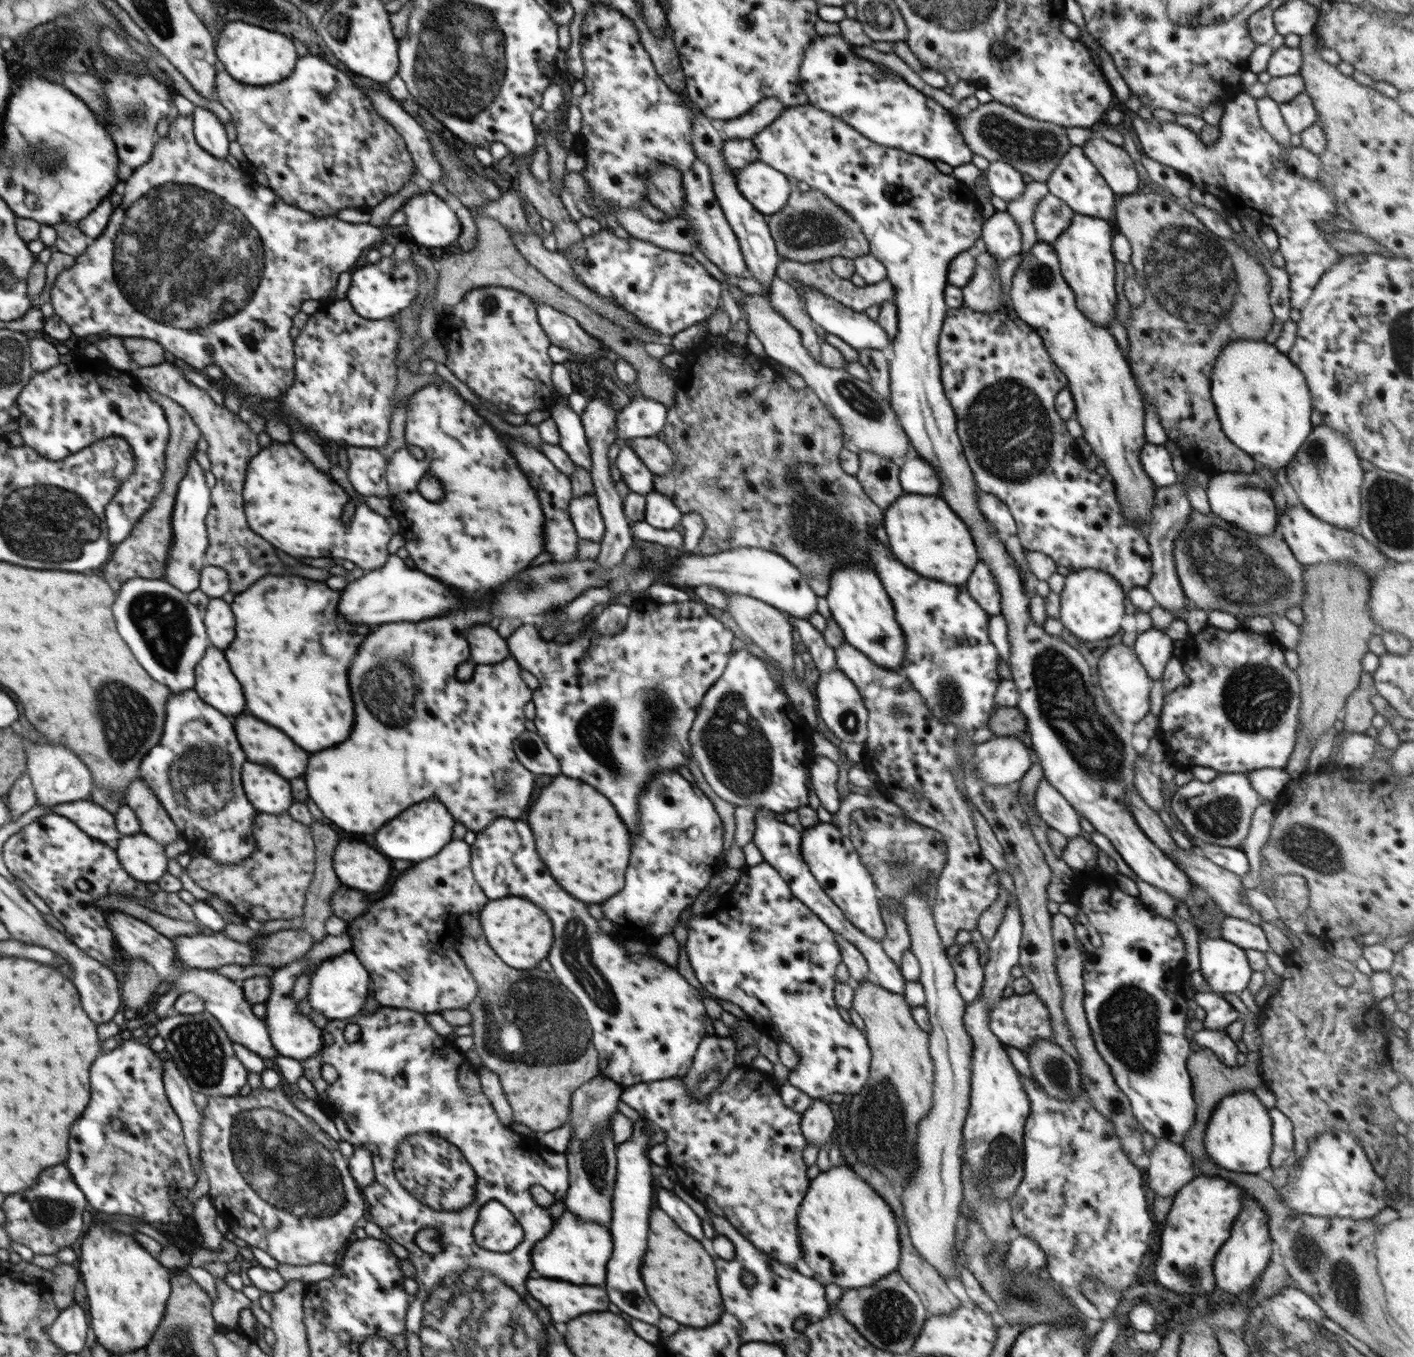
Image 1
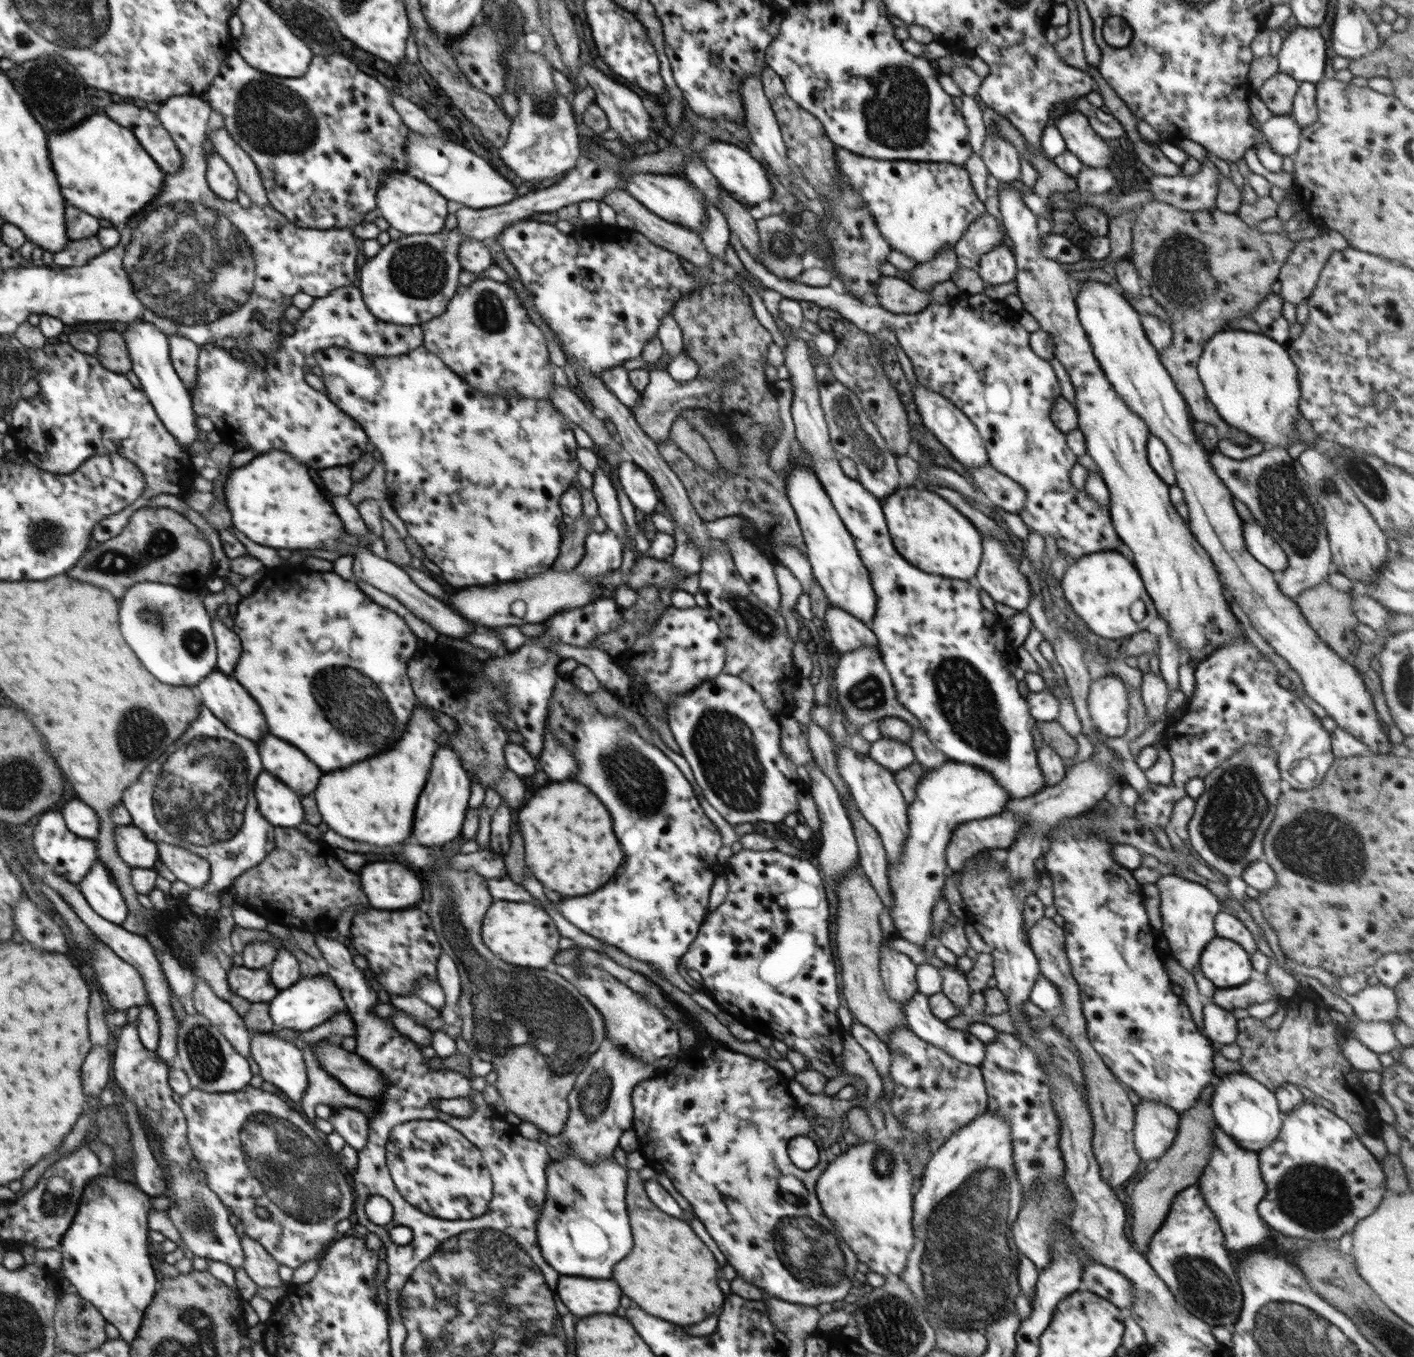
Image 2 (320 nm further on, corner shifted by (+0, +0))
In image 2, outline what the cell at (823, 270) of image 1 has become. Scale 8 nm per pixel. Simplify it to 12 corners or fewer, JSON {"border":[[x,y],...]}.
{"border":[[955,247],[910,271],[910,284],[931,291],[959,267]]}

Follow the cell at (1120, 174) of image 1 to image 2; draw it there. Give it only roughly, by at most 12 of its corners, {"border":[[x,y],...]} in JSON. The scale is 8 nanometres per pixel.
{"border":[[1080,111],[1055,127],[1084,167],[1118,164]]}

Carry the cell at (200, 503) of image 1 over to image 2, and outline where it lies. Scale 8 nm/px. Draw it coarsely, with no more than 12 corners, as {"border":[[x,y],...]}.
{"border":[[154,324],[122,335],[142,390],[189,454],[200,440],[190,392]]}

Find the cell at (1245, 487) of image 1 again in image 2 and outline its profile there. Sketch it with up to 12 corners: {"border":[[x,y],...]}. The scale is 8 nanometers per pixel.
{"border":[[1242,520],[1246,549],[1278,575],[1288,567],[1282,547],[1258,521]]}

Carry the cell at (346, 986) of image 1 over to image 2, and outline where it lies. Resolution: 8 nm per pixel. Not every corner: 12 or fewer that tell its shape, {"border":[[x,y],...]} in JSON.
{"border":[[322,973],[270,1001],[275,1031],[308,1031],[347,1011]]}

